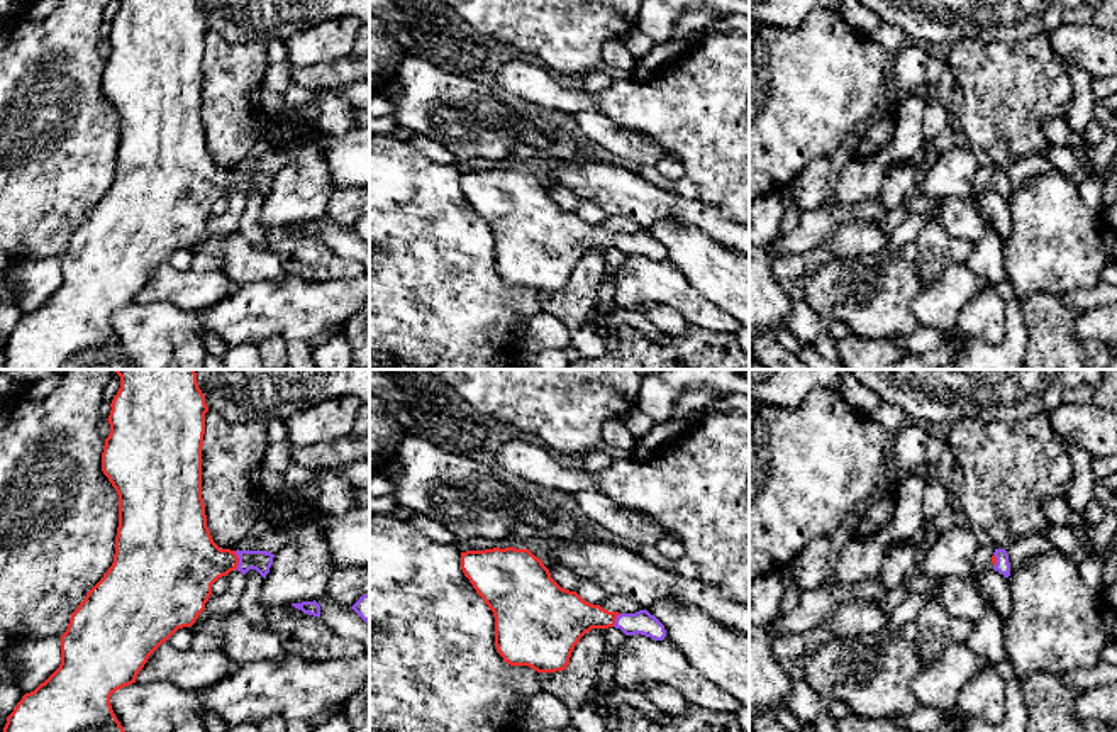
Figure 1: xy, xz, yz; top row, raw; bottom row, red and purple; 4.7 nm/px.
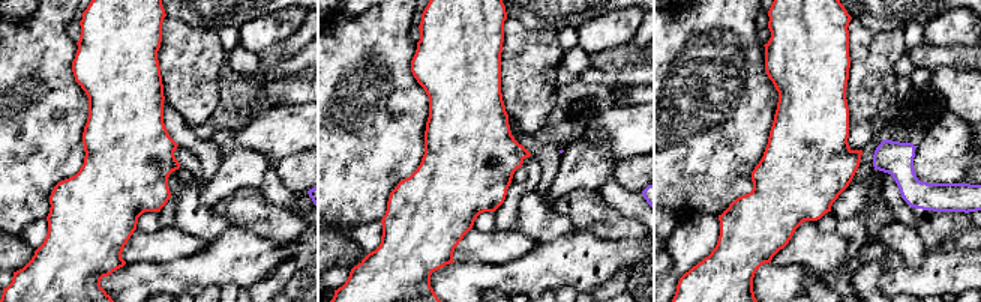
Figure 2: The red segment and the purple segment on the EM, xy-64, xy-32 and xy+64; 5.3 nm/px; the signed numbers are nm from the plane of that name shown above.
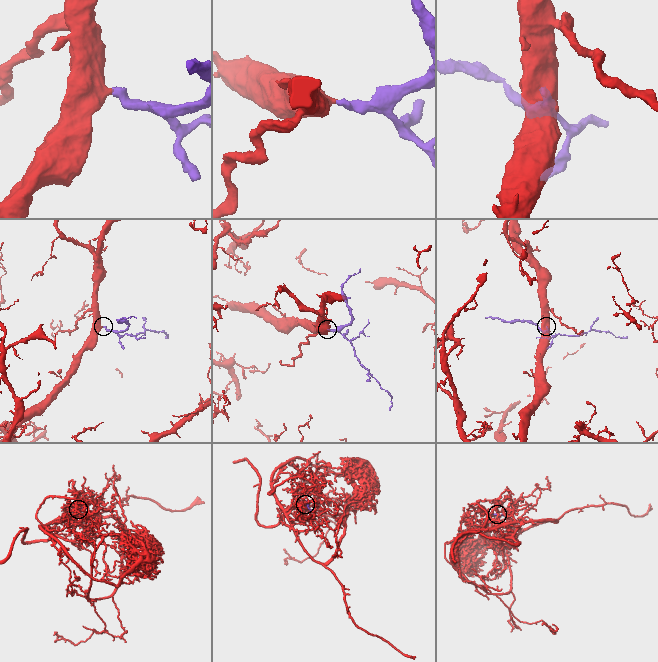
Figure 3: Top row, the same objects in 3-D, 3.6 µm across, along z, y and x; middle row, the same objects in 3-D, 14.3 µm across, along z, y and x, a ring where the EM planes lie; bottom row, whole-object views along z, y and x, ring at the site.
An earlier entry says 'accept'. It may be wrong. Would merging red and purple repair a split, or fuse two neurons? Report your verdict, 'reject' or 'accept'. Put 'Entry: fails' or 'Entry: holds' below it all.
accept
Entry: holds

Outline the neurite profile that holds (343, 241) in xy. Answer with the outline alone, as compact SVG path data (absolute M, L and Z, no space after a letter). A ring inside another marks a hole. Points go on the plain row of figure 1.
M329 217L315 220L320 225L320 239L337 254L358 261L370 273L370 244L351 227L342 227Z

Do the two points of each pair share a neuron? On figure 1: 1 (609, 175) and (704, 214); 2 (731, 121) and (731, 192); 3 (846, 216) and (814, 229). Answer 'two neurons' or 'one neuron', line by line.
1: one neuron
2: one neuron
3: one neuron

